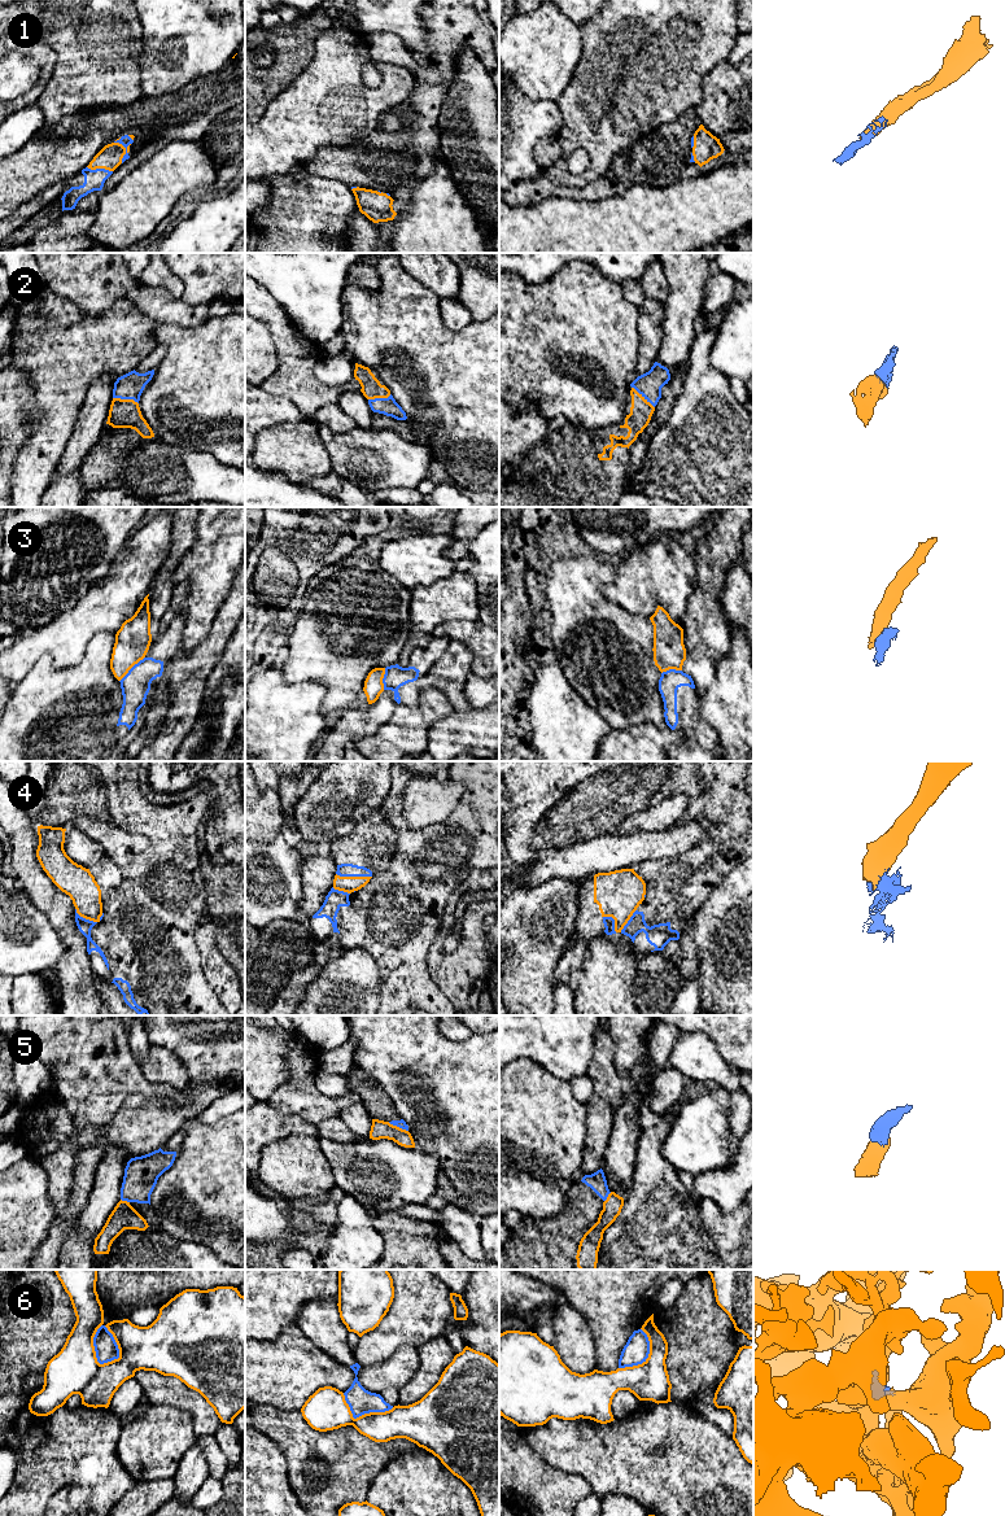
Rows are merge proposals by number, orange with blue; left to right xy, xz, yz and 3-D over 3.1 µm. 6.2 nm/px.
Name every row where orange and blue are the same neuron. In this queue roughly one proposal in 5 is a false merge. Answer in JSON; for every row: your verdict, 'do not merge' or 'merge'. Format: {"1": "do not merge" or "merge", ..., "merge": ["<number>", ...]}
{"1": "merge", "2": "merge", "3": "merge", "4": "do not merge", "5": "do not merge", "6": "do not merge", "merge": ["1", "2", "3"]}

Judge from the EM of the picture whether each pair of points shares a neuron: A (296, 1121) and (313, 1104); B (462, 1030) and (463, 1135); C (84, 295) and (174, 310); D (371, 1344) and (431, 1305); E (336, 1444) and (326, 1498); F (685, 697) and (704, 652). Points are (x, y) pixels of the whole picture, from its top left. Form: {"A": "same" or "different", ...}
{"A": "different", "B": "different", "C": "same", "D": "same", "E": "same", "F": "different"}

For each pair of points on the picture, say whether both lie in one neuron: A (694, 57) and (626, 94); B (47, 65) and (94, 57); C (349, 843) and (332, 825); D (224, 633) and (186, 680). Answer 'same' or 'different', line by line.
A: same
B: different
C: different
D: same

